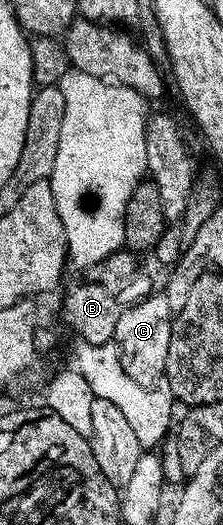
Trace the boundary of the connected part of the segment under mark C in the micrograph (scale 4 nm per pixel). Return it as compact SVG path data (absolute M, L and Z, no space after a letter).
M154 294L146 296L138 304L133 304L119 318L119 326L115 326L113 340L117 345L127 378L146 386L153 386L164 377L174 315L167 298L163 294Z

